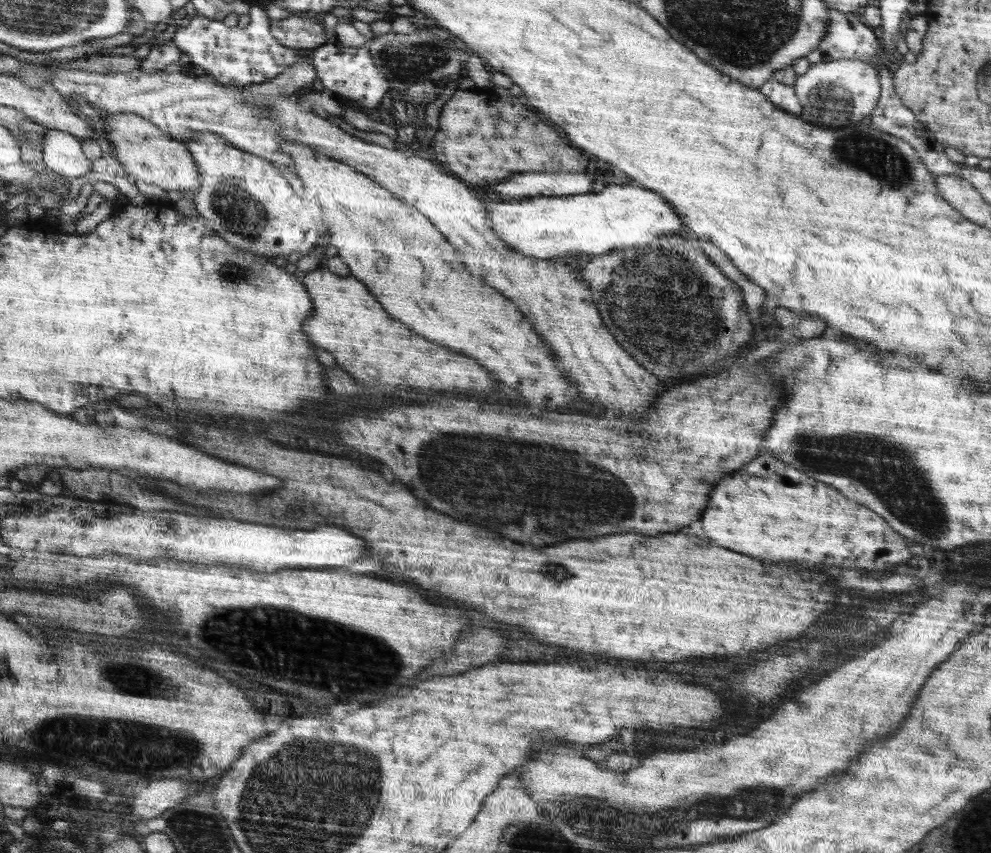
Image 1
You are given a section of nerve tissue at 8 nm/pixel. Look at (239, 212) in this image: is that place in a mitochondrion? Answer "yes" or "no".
yes

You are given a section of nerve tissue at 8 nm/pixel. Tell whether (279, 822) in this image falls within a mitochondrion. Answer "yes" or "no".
yes

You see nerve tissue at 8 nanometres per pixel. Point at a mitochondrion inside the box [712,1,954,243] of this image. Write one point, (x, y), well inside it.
(878, 159)

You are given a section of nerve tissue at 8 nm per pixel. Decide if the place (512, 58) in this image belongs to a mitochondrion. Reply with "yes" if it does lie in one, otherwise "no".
no

